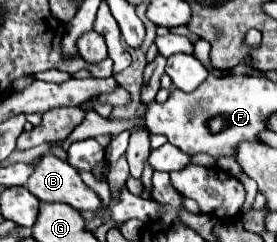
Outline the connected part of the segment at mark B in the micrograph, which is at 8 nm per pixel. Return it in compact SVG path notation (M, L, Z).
M51 152L43 154L35 164L27 190L41 202L63 202L79 212L99 208L97 194L81 180L79 172Z

